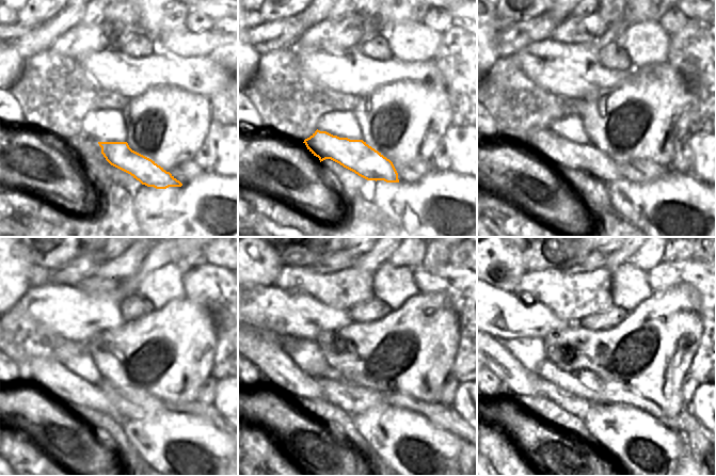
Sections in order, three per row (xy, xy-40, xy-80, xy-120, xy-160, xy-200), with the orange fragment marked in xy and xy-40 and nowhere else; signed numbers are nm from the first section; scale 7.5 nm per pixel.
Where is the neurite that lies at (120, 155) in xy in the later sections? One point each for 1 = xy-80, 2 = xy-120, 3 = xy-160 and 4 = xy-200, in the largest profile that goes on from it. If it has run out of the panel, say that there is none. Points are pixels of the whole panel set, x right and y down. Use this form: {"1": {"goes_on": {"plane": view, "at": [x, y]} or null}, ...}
{"1": {"goes_on": {"plane": "xy-80", "at": [562, 153]}}, "2": {"goes_on": {"plane": "xy-120", "at": [51, 376]}}, "3": {"goes_on": {"plane": "xy-160", "at": [261, 348]}}, "4": {"goes_on": {"plane": "xy-200", "at": [518, 380]}}}

